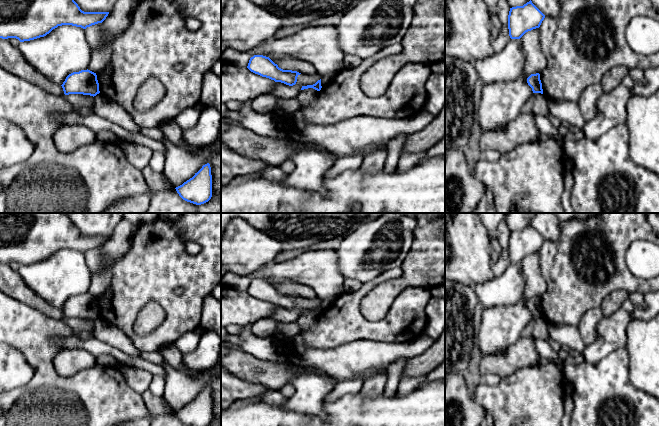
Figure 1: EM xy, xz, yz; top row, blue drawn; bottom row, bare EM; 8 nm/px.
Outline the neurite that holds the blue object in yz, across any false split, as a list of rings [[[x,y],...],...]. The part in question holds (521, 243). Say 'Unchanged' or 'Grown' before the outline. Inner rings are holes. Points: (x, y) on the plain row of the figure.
Unchanged. [[[530,224],[523,230],[510,232],[508,253],[511,263],[520,263],[526,256],[539,252],[545,239]]]

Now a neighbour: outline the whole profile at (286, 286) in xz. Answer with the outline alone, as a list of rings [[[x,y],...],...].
[[[283,280],[283,281],[269,281],[275,288],[278,289],[279,292],[283,294],[292,294],[297,295],[299,297],[304,297],[307,299],[313,299],[317,297],[316,292],[309,286],[290,281],[290,280]]]

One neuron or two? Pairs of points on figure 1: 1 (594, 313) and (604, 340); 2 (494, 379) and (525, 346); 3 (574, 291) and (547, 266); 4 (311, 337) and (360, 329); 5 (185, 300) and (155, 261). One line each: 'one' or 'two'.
1: two
2: two
3: one
4: one
5: one

